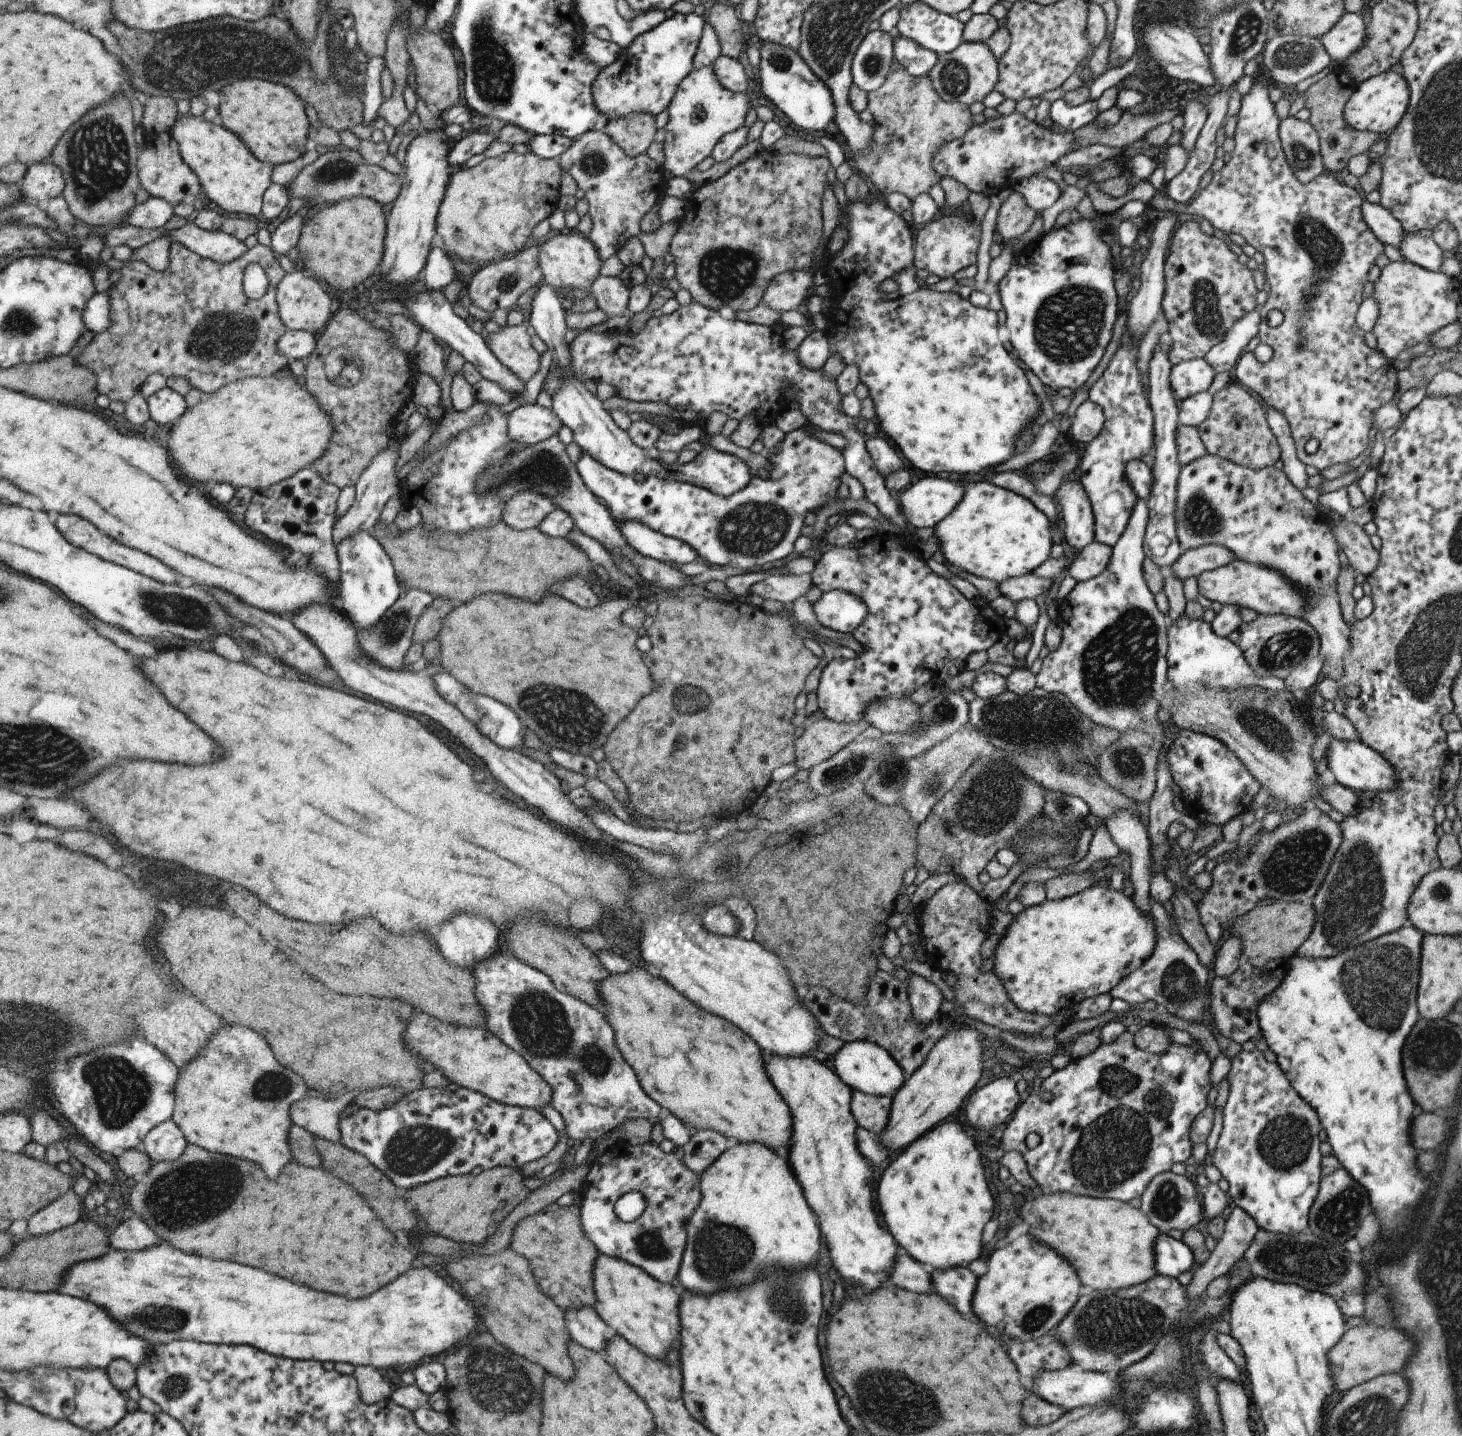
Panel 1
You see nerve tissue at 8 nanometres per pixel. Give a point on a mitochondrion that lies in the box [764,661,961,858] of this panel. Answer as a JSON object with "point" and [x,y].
{"point":[835,775]}

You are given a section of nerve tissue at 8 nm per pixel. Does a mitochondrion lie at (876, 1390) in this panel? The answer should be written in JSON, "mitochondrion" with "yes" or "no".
{"mitochondrion":"yes"}

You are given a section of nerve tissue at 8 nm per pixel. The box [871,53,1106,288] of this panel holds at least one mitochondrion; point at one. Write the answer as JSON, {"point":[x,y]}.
{"point":[954,79]}

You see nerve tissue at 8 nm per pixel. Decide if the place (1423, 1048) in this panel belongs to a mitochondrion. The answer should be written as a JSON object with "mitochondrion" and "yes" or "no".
{"mitochondrion":"yes"}

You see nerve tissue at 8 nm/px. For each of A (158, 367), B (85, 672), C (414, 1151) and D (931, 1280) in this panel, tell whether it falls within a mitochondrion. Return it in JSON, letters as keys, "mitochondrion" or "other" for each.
{"A":"other","B":"other","C":"mitochondrion","D":"other"}

